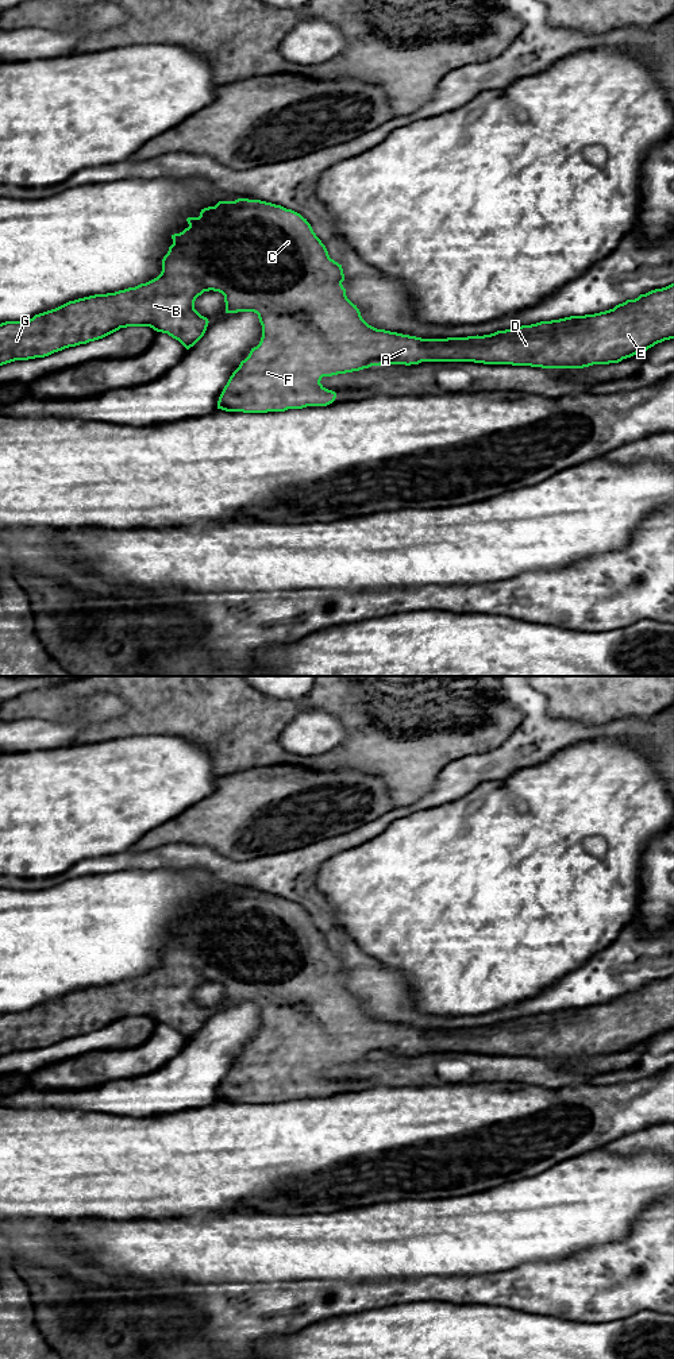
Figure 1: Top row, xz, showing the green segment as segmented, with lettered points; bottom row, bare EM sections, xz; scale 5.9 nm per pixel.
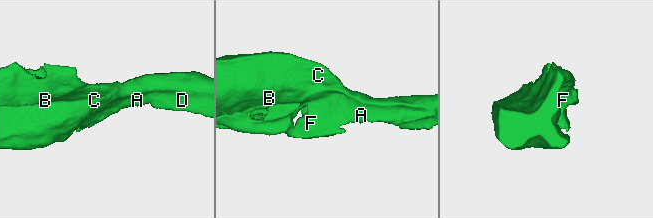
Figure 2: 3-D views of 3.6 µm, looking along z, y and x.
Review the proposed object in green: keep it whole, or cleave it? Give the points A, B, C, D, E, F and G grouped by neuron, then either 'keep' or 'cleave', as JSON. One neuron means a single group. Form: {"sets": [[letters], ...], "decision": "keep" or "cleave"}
{"sets": [["A", "B", "C", "D", "E", "F", "G"]], "decision": "keep"}

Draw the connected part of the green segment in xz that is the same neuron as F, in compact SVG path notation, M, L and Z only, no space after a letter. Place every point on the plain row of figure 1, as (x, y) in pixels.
M238 889L219 892L215 897L201 900L199 908L188 908L186 912L188 919L172 926L173 935L162 950L162 962L157 969L115 984L69 992L55 1000L35 1005L30 1011L1 1014L0 1057L15 1051L45 1049L69 1038L103 1030L127 1018L150 1018L157 1023L167 1024L189 1041L204 1027L209 1014L195 1000L195 992L209 981L224 987L226 1004L254 1003L262 1016L259 1035L251 1039L249 1047L240 1053L219 1088L217 1100L226 1103L267 1104L327 1097L335 1092L336 1084L320 1074L323 1067L359 1062L371 1057L474 1053L542 1059L584 1059L593 1055L619 1054L658 1034L674 1030L674 974L640 985L635 991L627 991L605 1003L540 1012L484 1027L421 1030L377 1020L362 1009L357 996L347 989L342 976L344 972L342 955L330 949L326 937L300 904L261 891Z

